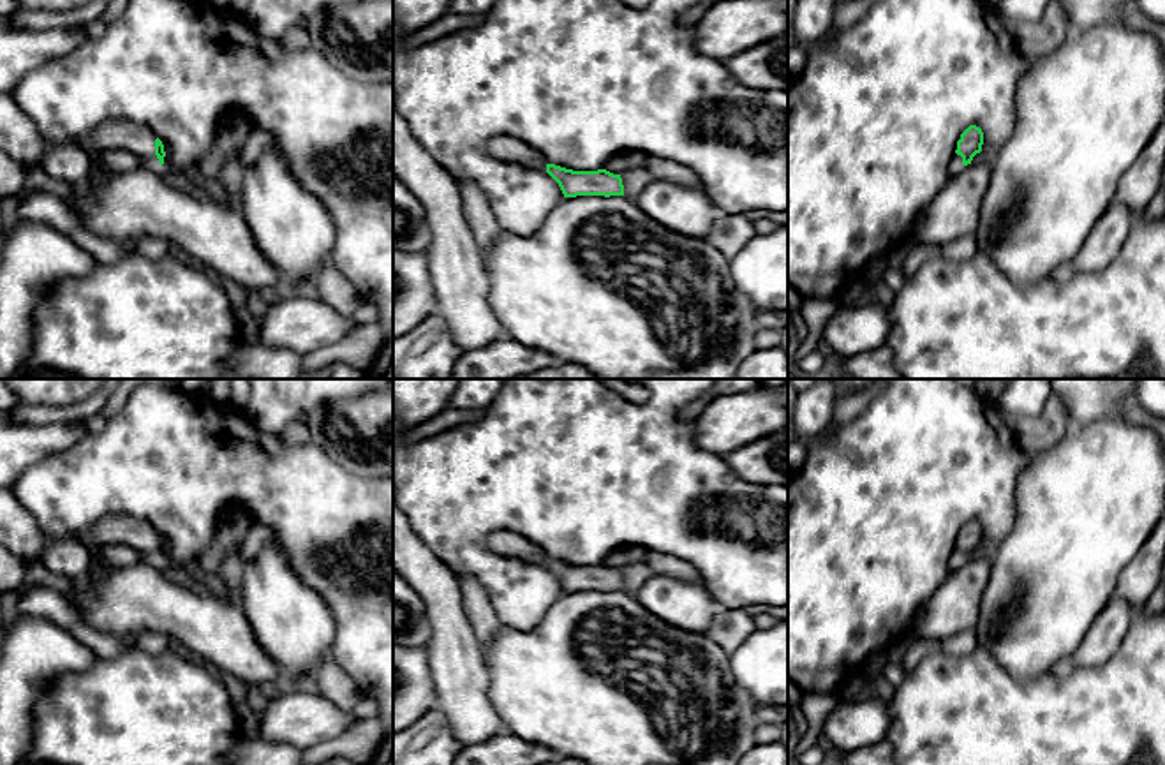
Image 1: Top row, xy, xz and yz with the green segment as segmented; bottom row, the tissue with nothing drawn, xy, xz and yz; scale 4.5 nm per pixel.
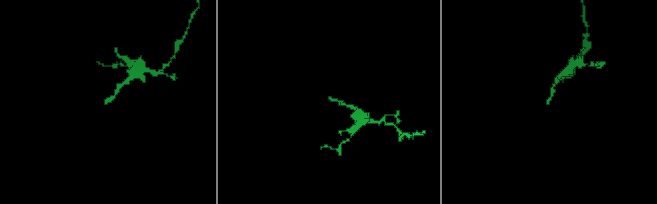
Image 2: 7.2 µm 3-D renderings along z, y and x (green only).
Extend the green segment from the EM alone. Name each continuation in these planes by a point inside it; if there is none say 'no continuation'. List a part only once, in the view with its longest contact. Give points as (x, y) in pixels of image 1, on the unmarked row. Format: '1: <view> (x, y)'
1: xy (113, 529)

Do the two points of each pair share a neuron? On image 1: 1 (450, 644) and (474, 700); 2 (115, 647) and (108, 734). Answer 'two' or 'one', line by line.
1: one
2: two

